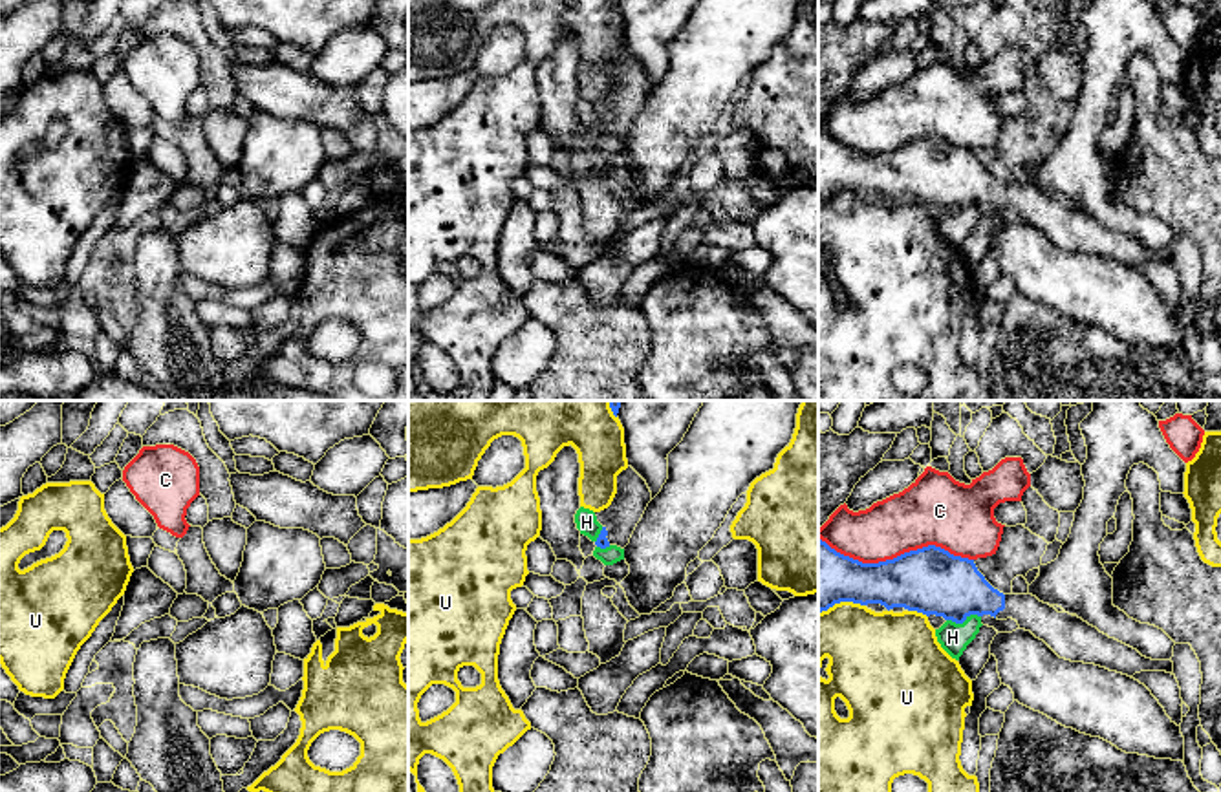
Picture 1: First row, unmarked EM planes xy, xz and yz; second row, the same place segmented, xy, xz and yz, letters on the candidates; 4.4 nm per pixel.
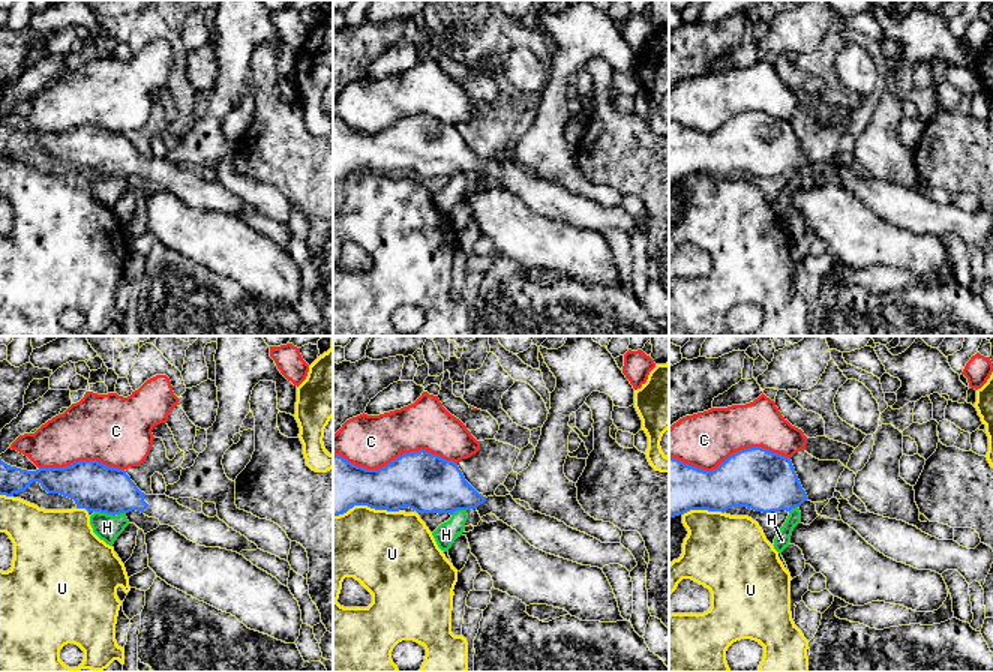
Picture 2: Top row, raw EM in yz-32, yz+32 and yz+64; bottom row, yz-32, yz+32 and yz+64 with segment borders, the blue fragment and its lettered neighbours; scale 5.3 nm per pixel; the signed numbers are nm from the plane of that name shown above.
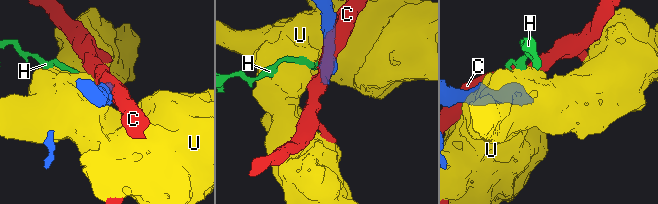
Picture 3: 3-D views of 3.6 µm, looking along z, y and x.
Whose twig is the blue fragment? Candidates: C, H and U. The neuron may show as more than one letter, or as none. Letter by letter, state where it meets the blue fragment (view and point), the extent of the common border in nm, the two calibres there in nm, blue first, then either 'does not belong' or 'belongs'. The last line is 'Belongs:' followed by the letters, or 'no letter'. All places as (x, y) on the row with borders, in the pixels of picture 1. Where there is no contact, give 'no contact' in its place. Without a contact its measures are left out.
C: yz (896, 558) | 700 nm | 300/280 nm | does not belong
H: yz (963, 620) | 150 nm | 300/130 nm | does not belong
U: yz (918, 611) | 90 nm | 300/440 nm | does not belong
Belongs: no letter

